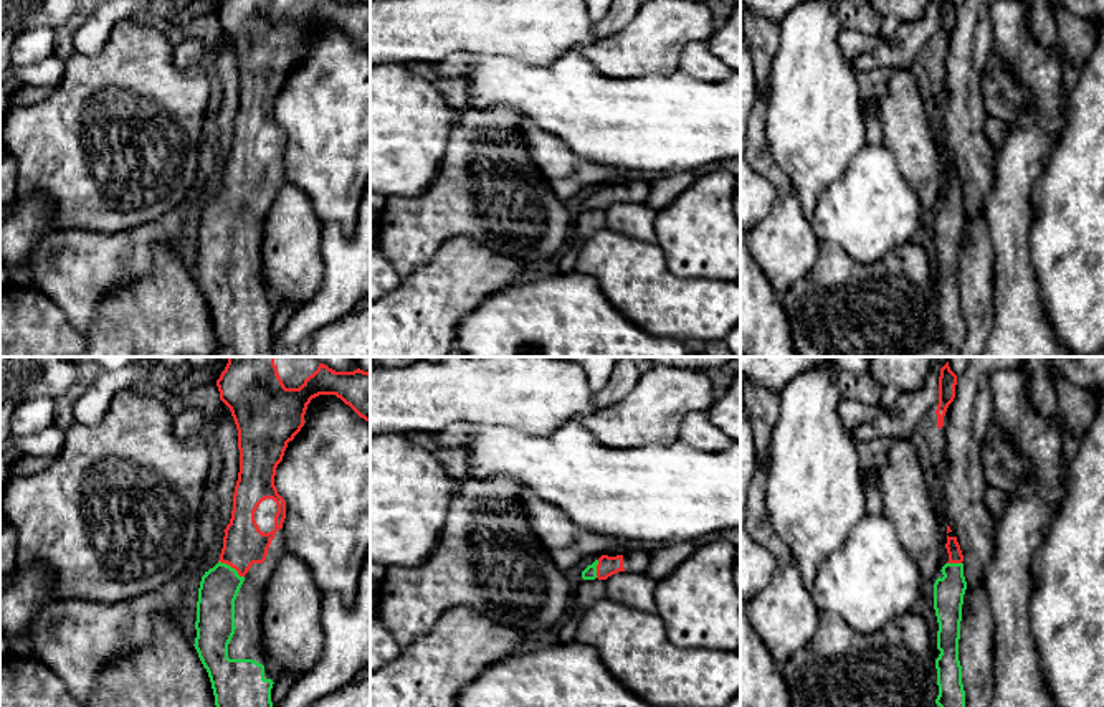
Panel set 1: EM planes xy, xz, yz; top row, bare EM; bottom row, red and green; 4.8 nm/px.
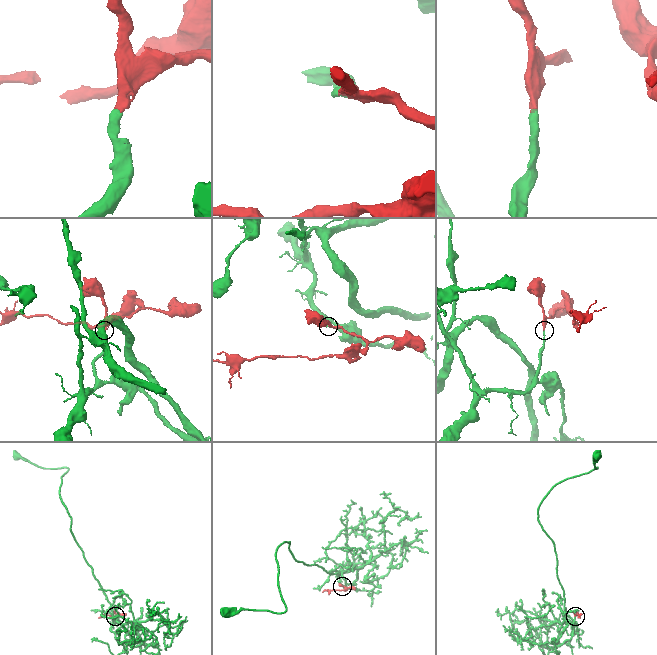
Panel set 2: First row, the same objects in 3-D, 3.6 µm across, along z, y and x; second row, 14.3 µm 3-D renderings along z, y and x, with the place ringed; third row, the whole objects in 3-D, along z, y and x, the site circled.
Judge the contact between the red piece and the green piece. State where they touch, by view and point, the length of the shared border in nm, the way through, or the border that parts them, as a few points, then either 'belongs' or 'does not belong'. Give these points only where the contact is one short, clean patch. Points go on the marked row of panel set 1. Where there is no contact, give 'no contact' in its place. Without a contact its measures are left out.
xy (232, 567) | 150 nm | across xy (243, 544), (232, 567), (218, 588) | belongs

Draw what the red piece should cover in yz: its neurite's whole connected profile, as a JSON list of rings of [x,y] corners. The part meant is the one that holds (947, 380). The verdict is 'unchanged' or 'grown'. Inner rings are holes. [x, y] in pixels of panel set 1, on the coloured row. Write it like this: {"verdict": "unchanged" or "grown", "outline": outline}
{"verdict": "unchanged", "outline": [[[947,362],[940,368],[940,377],[939,377],[939,405],[935,410],[939,429],[944,426],[945,411],[955,398],[955,385],[957,385],[957,375],[950,370]]]}

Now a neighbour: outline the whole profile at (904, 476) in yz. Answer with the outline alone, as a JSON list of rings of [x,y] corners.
[[[909,436],[891,439],[881,464],[881,514],[894,525],[896,534],[917,563],[921,585],[940,575],[940,555],[947,543],[947,520],[940,517],[930,499],[929,466]]]

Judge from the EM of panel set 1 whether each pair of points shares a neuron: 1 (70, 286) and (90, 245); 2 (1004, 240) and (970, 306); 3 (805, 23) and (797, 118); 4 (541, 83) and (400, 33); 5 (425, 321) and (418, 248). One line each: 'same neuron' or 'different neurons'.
1: same neuron
2: different neurons
3: same neuron
4: different neurons
5: different neurons

